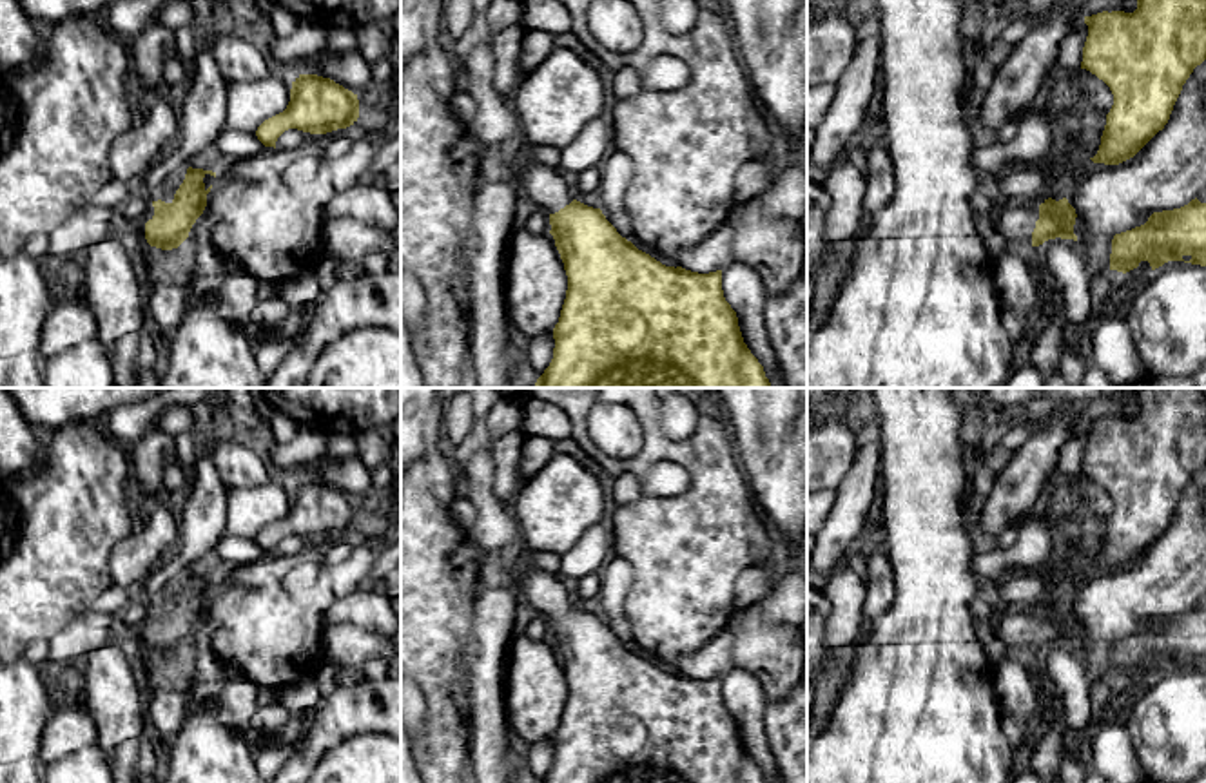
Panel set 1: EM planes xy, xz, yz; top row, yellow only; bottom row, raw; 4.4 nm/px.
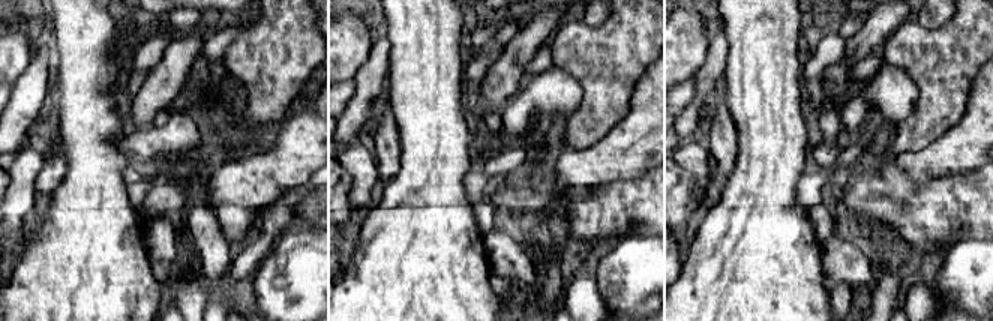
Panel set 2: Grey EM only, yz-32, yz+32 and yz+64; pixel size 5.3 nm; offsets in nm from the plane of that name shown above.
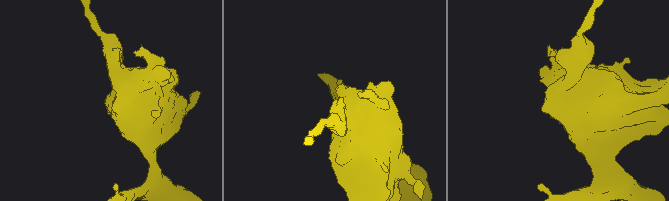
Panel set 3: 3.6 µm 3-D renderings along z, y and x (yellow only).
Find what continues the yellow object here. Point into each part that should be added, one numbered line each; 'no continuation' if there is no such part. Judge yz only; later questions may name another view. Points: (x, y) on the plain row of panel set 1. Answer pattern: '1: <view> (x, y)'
1: yz (1016, 628)

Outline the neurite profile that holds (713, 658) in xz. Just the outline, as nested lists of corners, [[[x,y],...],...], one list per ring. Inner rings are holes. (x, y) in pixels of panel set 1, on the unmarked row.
[[[727,631],[718,633],[698,651],[678,658],[676,665],[682,674],[709,680],[724,676],[733,669],[733,636]]]

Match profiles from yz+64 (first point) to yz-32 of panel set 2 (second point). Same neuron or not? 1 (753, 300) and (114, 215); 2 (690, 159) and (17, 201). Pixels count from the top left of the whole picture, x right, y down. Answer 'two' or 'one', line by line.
1: one
2: one

